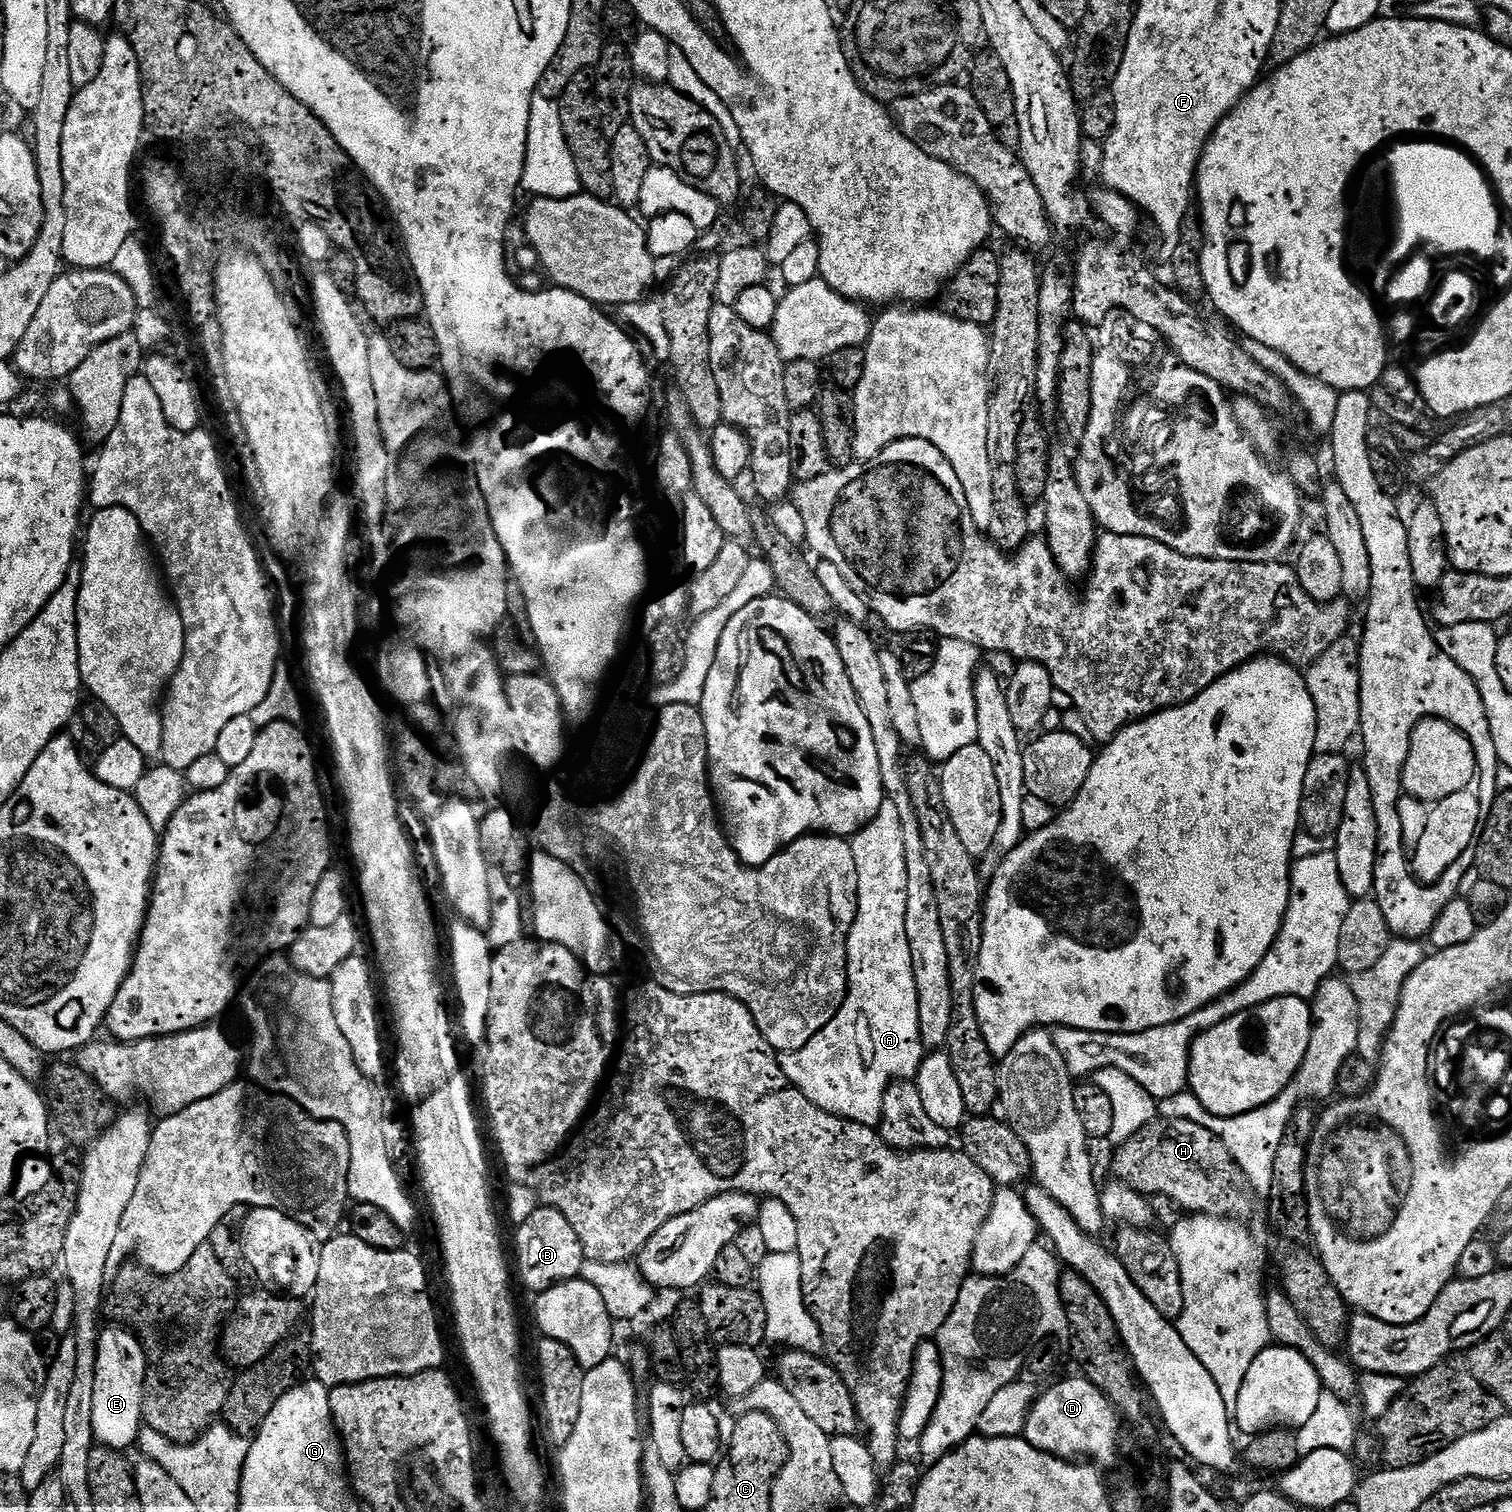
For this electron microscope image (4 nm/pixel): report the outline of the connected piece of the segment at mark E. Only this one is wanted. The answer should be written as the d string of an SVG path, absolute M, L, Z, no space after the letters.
M108 1326L100 1333L100 1341L96 1343L96 1373L94 1374L94 1434L96 1435L95 1443L105 1448L114 1448L117 1450L128 1450L128 1447L135 1445L140 1439L140 1429L144 1424L144 1379L148 1376L148 1359L144 1353L144 1348L140 1345L140 1339L136 1337L135 1332L123 1326Z

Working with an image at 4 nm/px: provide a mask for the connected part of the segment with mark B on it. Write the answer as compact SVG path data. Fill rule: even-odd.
M537 1206L524 1222L515 1229L516 1232L516 1264L520 1267L520 1276L524 1284L533 1294L548 1292L560 1284L567 1284L569 1280L577 1279L586 1259L584 1247L570 1222L557 1210L547 1206Z

